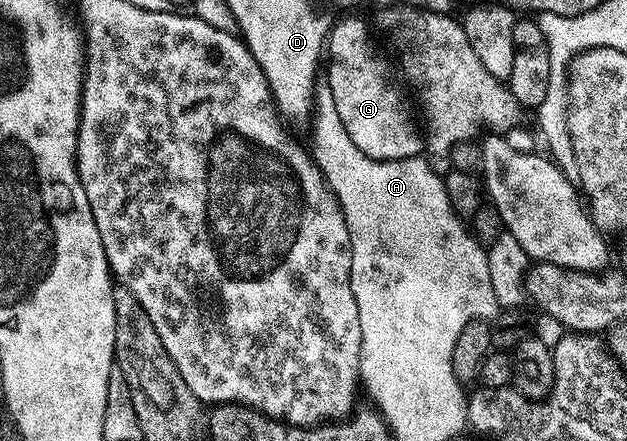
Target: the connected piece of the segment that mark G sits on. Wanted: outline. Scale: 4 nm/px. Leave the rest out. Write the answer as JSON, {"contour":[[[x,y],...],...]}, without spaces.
{"contour":[[[349,16],[339,19],[328,37],[328,83],[332,90],[332,102],[336,102],[336,114],[340,114],[344,130],[348,130],[348,138],[352,138],[352,142],[361,152],[368,154],[368,158],[403,160],[418,156],[424,148],[424,136],[420,131],[419,121],[416,116],[414,121],[414,116],[398,89],[399,77],[392,64],[390,69],[389,62],[378,53],[371,25]]]}

